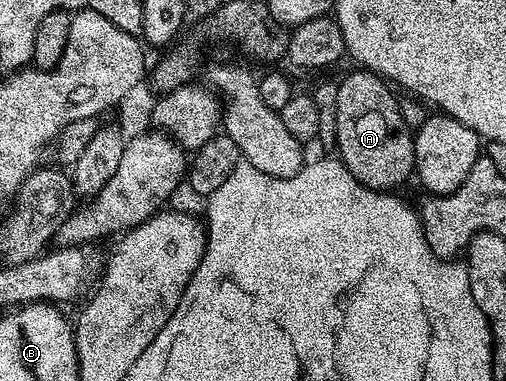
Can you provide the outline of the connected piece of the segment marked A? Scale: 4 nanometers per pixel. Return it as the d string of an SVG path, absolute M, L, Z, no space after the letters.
M356 68L353 74L346 75L344 79L340 78L338 83L335 149L338 151L340 161L368 189L381 192L395 191L400 188L396 186L402 185L408 177L410 179L413 177L416 161L414 160L414 144L412 143L414 134L402 120L397 95L392 95L393 87L379 74L374 74L367 68Z

